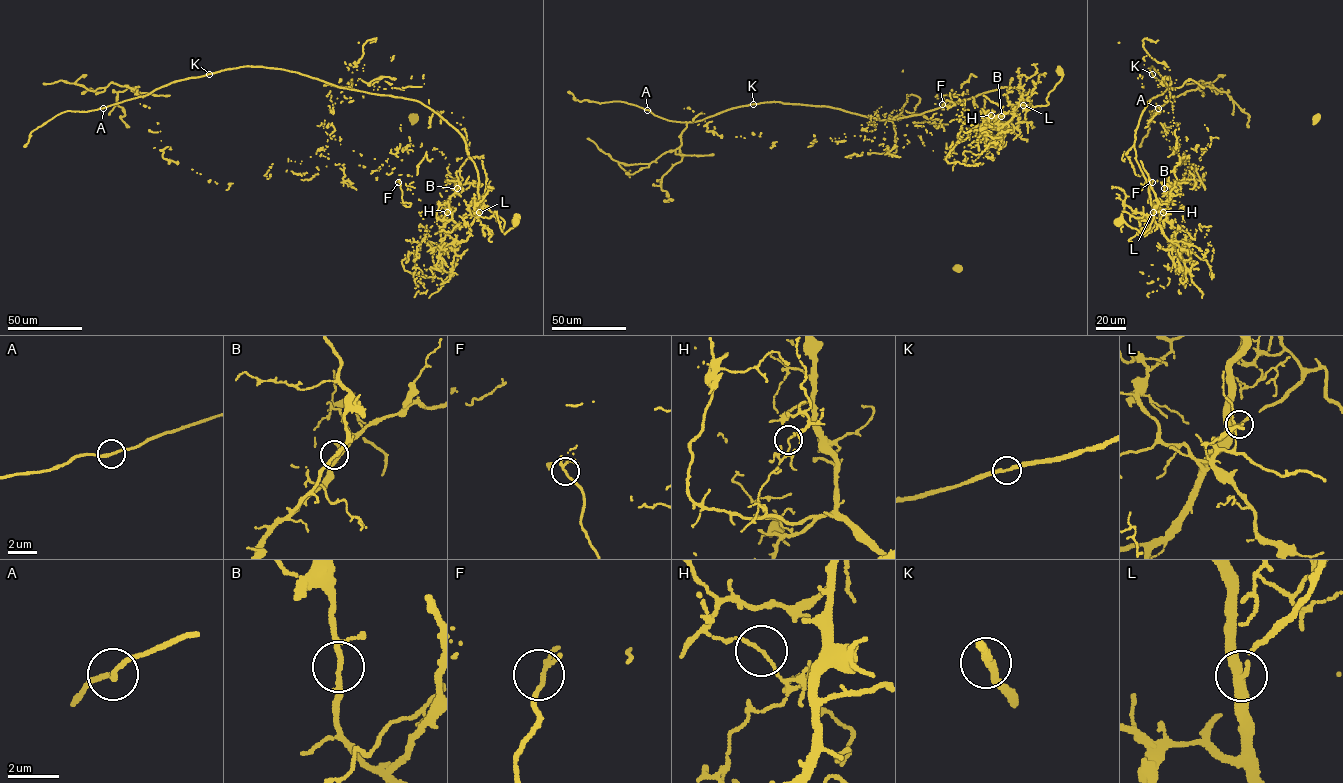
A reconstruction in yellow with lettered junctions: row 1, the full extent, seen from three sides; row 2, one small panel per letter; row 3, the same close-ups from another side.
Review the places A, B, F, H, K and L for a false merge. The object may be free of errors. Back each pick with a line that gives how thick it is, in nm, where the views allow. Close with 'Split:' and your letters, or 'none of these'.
H: Thickness 120 nm
Split: H

